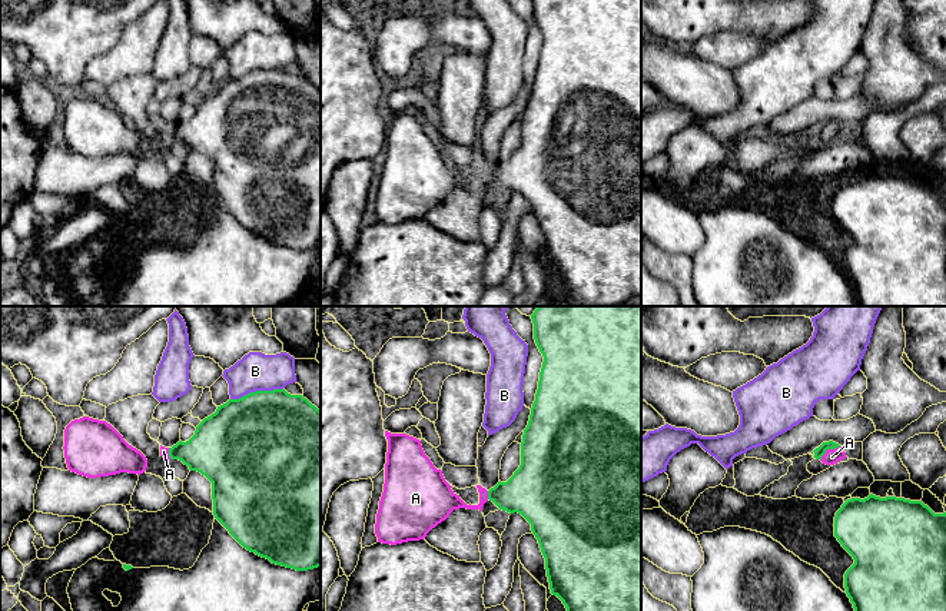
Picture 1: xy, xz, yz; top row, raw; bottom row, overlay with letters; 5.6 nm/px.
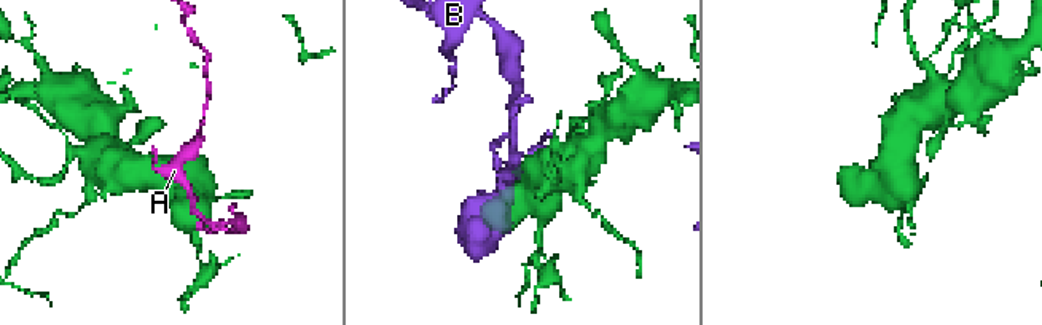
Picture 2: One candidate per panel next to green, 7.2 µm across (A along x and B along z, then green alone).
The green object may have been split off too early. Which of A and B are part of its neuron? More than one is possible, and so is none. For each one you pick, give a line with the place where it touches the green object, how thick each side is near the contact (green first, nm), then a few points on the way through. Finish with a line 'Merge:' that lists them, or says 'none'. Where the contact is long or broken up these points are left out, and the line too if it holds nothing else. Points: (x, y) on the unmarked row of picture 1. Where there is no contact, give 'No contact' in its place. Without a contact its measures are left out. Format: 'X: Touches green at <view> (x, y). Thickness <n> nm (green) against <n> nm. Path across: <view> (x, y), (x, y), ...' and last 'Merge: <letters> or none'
A: Touches green at yz (827, 128). Thickness 60 nm (green) against 90 nm. Path across: yz (820, 130), (827, 128), (832, 136)
Merge: A

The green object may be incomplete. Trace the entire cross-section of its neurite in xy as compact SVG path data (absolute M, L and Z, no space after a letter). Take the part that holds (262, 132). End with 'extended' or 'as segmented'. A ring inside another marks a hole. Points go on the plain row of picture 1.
M273 69L256 70L239 79L229 79L196 106L195 114L189 120L179 120L172 127L160 124L160 136L167 140L179 139L190 150L200 152L212 162L213 195L243 228L269 239L272 243L296 250L321 246L321 90L306 77L302 74L291 74L285 69Z; extended

